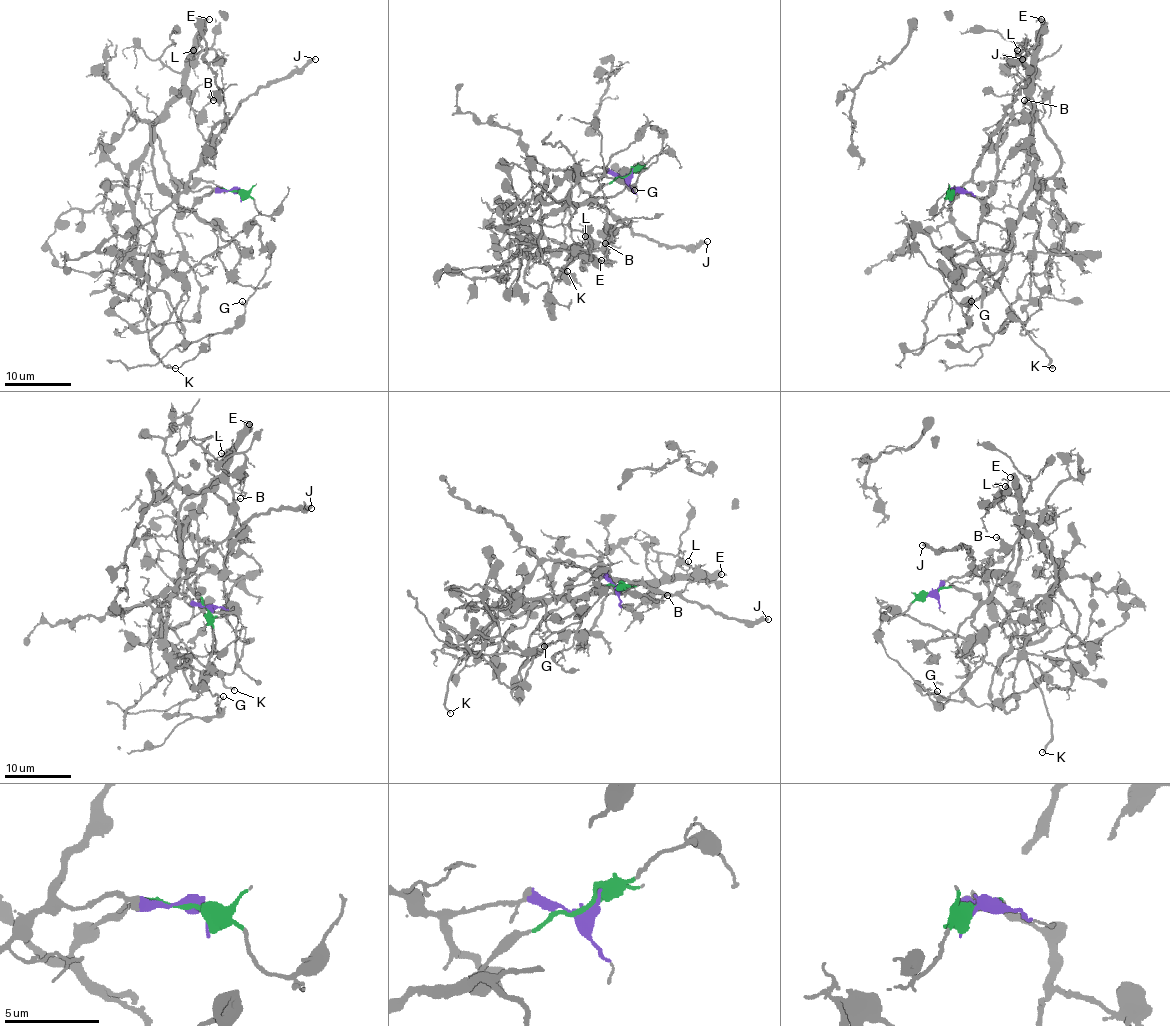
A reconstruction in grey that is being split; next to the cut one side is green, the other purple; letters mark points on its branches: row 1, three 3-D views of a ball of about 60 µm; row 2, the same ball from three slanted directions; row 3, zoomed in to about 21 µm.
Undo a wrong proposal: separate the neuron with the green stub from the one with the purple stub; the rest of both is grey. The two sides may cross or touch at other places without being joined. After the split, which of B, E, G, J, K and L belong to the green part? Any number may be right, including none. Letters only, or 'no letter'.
B, E, L

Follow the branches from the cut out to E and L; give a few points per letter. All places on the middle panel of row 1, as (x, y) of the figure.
E: (628, 175), (603, 185), (583, 203), (566, 203), (542, 218), (542, 237), (552, 252), (573, 248), (601, 260)
L: (628, 175), (603, 185), (583, 203), (566, 203), (542, 218), (542, 237), (552, 252), (586, 252), (584, 235)

